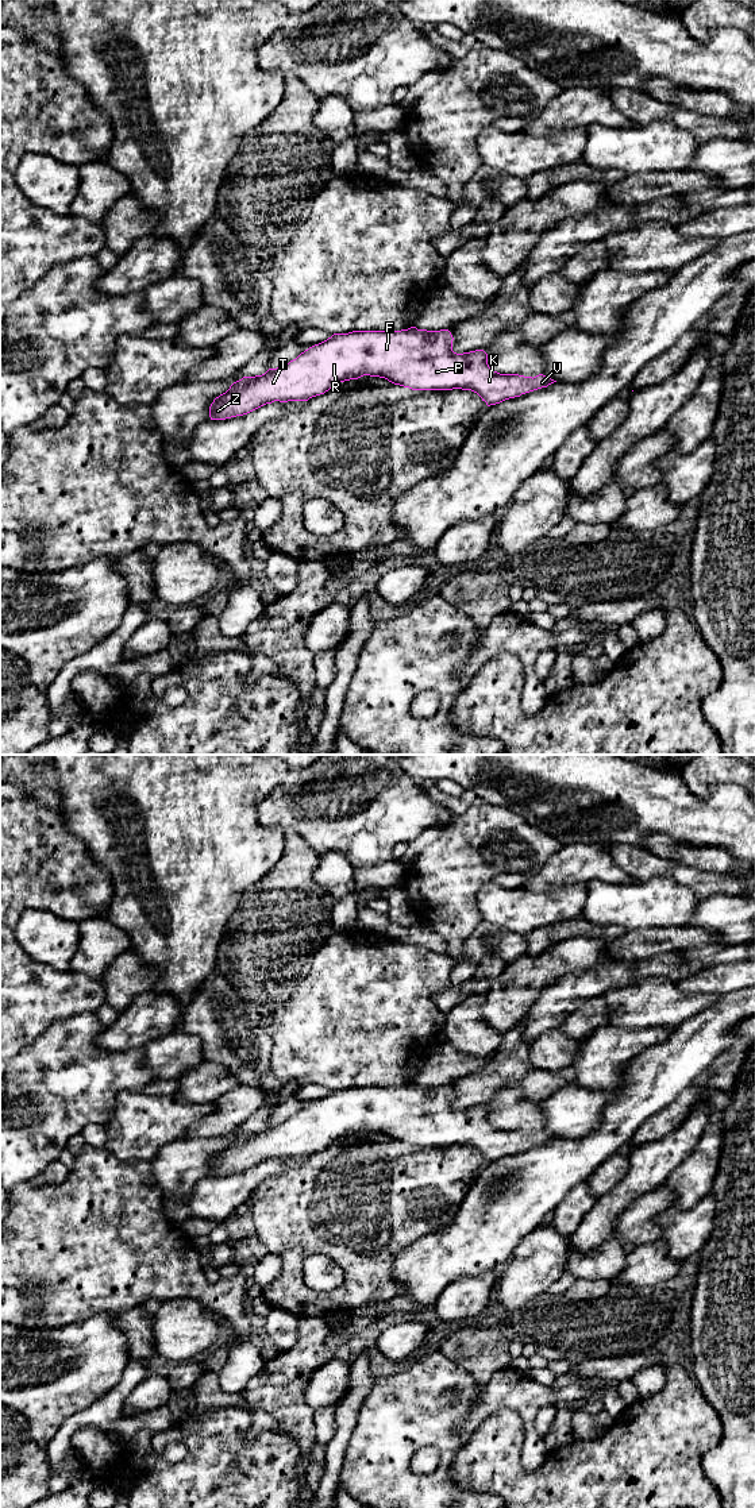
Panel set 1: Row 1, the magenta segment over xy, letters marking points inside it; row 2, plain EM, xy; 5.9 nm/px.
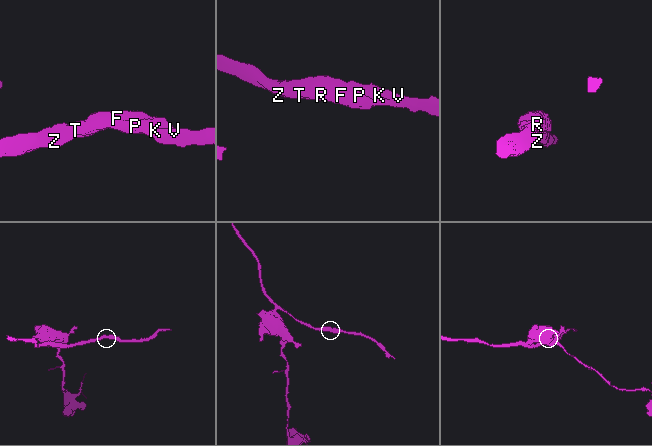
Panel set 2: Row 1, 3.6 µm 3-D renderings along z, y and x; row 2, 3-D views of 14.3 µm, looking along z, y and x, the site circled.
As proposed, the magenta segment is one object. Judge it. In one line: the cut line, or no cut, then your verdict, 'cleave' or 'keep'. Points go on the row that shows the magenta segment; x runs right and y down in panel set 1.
cut none; keep

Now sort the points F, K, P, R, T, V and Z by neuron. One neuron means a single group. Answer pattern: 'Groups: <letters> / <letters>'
Groups: F K P R T V Z

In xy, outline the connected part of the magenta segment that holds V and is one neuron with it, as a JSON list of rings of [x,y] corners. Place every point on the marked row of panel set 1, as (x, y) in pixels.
[[[416,327],[401,331],[334,333],[281,367],[269,369],[262,375],[243,377],[234,382],[226,393],[213,400],[209,406],[209,417],[211,420],[226,420],[243,416],[274,401],[308,401],[324,394],[340,382],[358,379],[363,375],[385,378],[394,385],[412,390],[471,390],[488,406],[556,382],[543,374],[533,378],[500,374],[489,367],[488,354],[484,350],[457,354],[452,351],[452,340],[448,329],[427,331]]]

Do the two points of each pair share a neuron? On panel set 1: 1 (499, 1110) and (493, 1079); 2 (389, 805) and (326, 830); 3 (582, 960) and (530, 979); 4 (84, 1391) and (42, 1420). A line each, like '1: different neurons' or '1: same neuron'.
1: different neurons
2: same neuron
3: same neuron
4: same neuron

